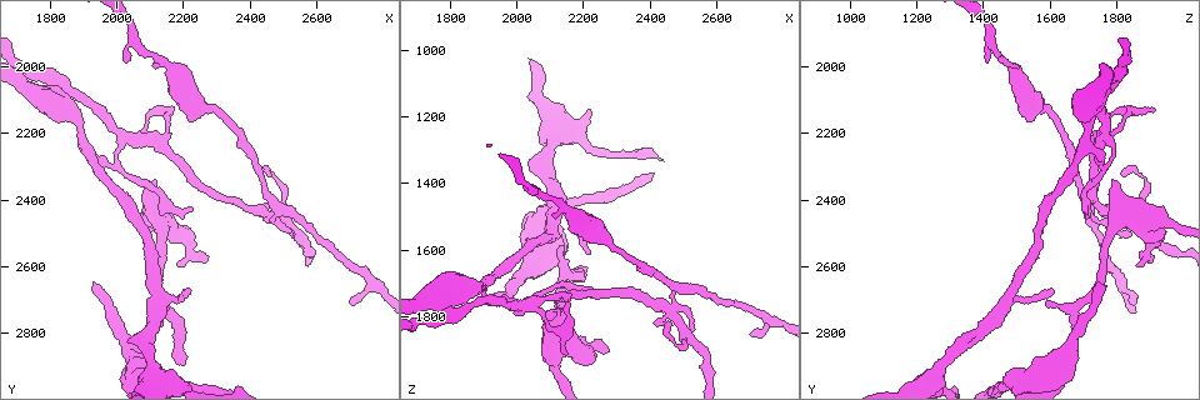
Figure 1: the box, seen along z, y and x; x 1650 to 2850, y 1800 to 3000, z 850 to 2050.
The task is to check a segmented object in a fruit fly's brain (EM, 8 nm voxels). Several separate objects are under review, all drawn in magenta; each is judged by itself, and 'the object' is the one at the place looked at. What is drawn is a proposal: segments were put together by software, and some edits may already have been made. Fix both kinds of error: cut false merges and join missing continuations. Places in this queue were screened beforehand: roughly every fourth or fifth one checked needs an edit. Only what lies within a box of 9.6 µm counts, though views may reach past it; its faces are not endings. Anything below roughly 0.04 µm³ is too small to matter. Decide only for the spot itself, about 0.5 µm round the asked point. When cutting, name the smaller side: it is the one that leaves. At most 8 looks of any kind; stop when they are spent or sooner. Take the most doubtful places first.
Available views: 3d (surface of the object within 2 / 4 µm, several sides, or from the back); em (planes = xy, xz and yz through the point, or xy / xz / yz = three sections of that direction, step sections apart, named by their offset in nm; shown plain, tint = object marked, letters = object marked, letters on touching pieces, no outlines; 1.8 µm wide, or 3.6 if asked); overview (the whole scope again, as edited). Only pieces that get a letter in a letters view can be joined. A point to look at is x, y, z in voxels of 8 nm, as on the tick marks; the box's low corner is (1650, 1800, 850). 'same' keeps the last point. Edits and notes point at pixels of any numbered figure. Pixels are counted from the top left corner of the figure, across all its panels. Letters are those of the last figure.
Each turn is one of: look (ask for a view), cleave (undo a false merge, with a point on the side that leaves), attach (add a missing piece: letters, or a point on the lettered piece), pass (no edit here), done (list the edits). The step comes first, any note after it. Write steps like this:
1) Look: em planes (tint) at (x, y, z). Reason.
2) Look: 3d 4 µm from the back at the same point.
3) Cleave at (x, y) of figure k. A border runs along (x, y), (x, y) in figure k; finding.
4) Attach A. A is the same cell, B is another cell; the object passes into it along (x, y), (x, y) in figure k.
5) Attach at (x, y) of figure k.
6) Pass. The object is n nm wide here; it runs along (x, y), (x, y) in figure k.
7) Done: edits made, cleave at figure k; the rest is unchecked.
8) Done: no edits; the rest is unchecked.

Look: em 3.6 µm xy step 8 (letters) at (1940, 2650, 1740). Branch stops here.

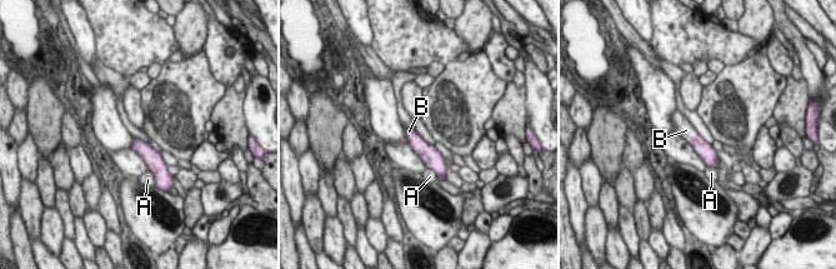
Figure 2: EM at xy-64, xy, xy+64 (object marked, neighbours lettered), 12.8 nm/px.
Attach B. B is the same cell, A is another cell; the object passes into it along (702, 148), (692, 138), (686, 130) in figure 2; it goes on there.

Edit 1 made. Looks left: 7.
Look: overview. See it whole again.

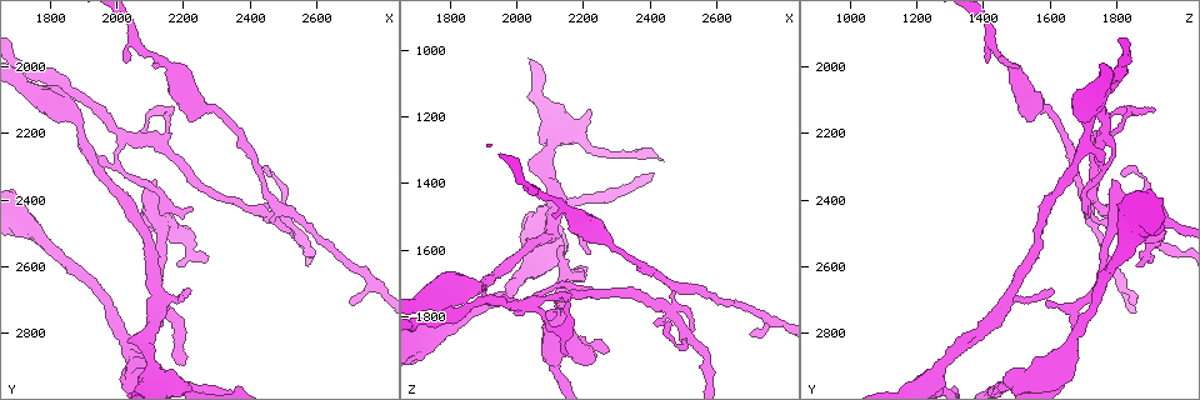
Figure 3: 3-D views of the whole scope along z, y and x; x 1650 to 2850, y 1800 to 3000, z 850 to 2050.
Look: 3d 4 µm at (1820, 2010, 1820).

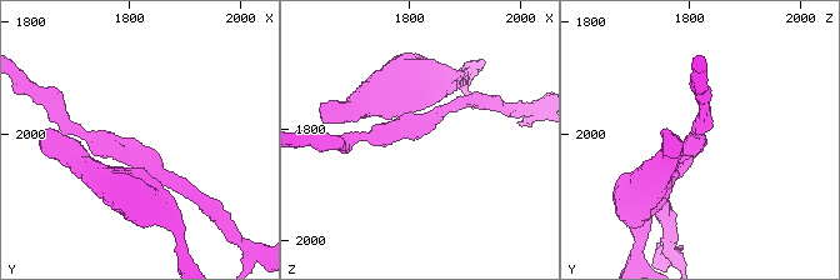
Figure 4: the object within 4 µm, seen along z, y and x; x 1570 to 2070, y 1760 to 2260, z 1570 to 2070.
Look: em planes (letters) at (1820, 2015, 1810).

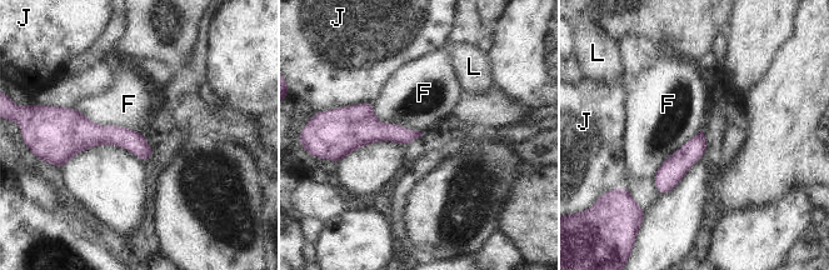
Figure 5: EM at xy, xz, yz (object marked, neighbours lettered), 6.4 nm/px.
Pass. F, J and L are other cells; no lettered piece goes on from it.

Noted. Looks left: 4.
Look: em xy step 4 (tint) at (1900, 2250, 1700). Abrupt turn.

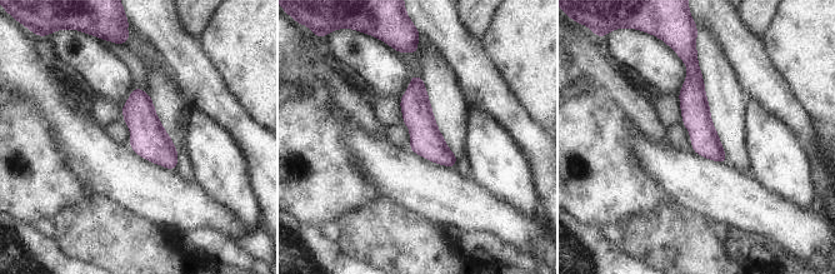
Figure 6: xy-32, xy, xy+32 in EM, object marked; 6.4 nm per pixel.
Look: em planes (letters) at the same point.

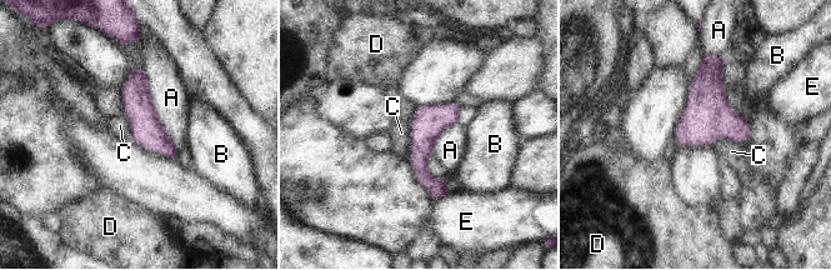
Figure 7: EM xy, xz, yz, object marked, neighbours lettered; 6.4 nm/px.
Pass. A, B, C, D and E are other cells; it runs along (452, 105), (422, 143), (435, 198) in figure 7; one neuron here.

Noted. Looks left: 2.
Done: edits made, attach at figure 2; the rest is unchecked.

